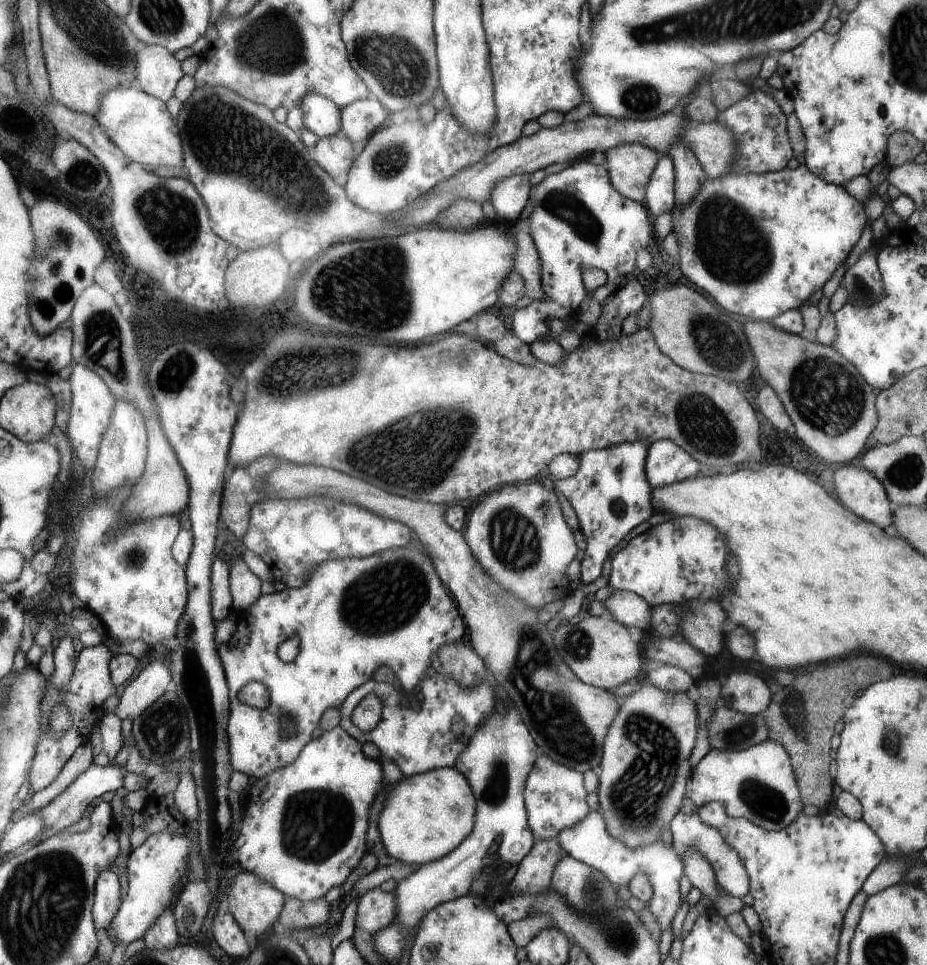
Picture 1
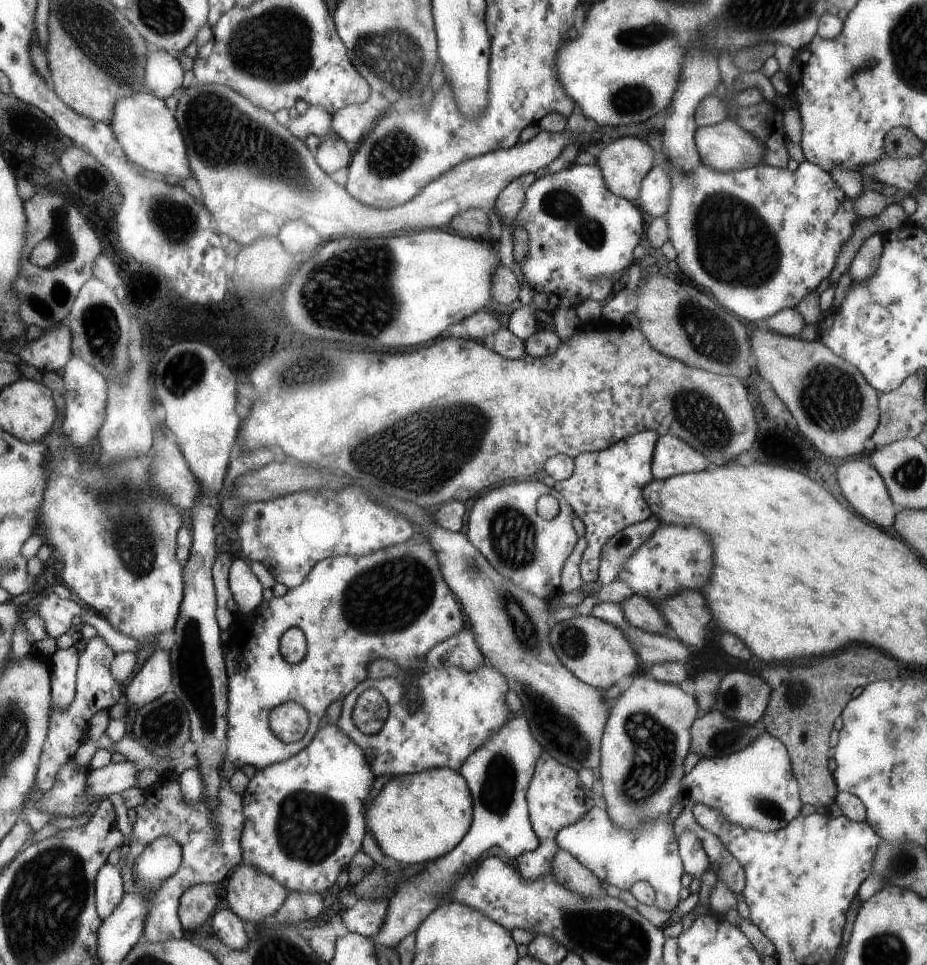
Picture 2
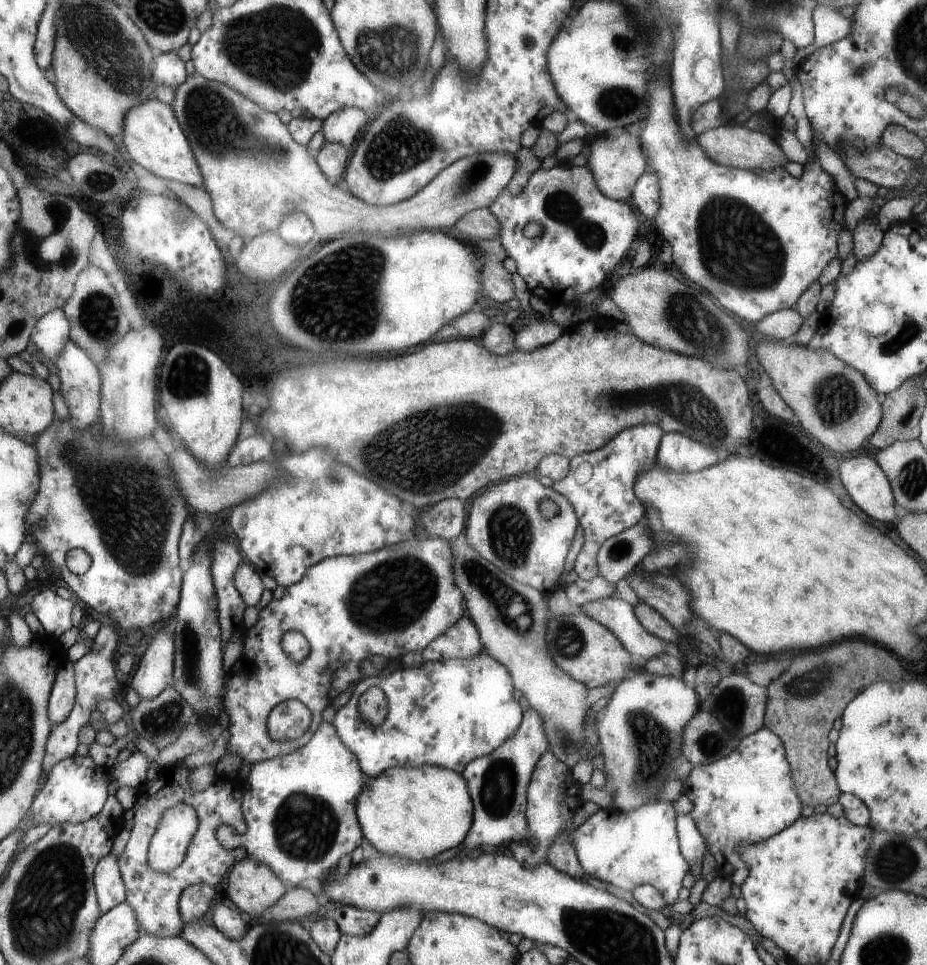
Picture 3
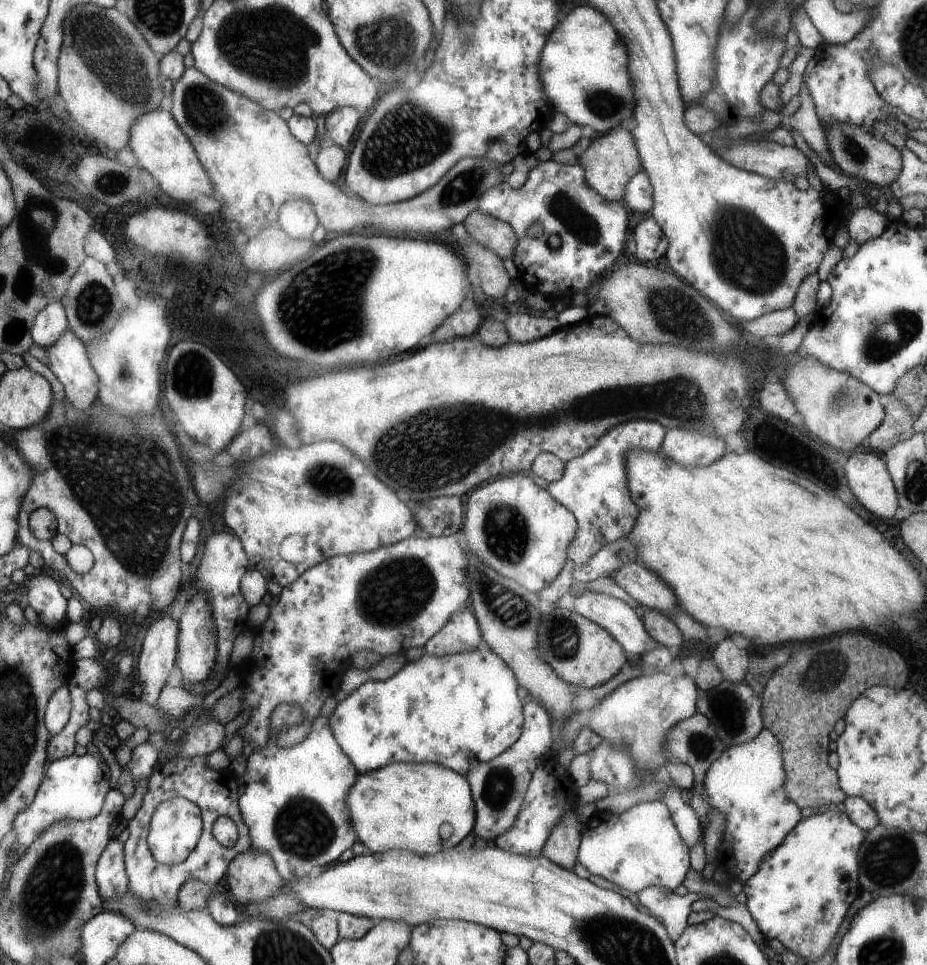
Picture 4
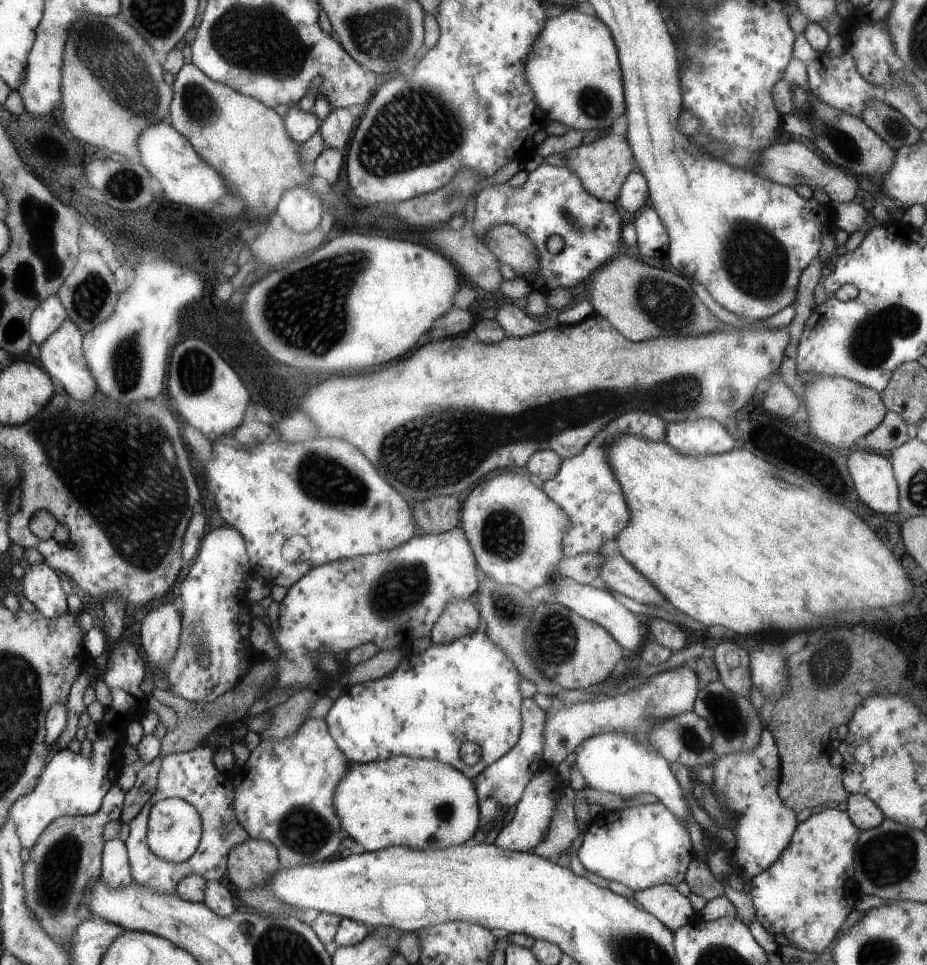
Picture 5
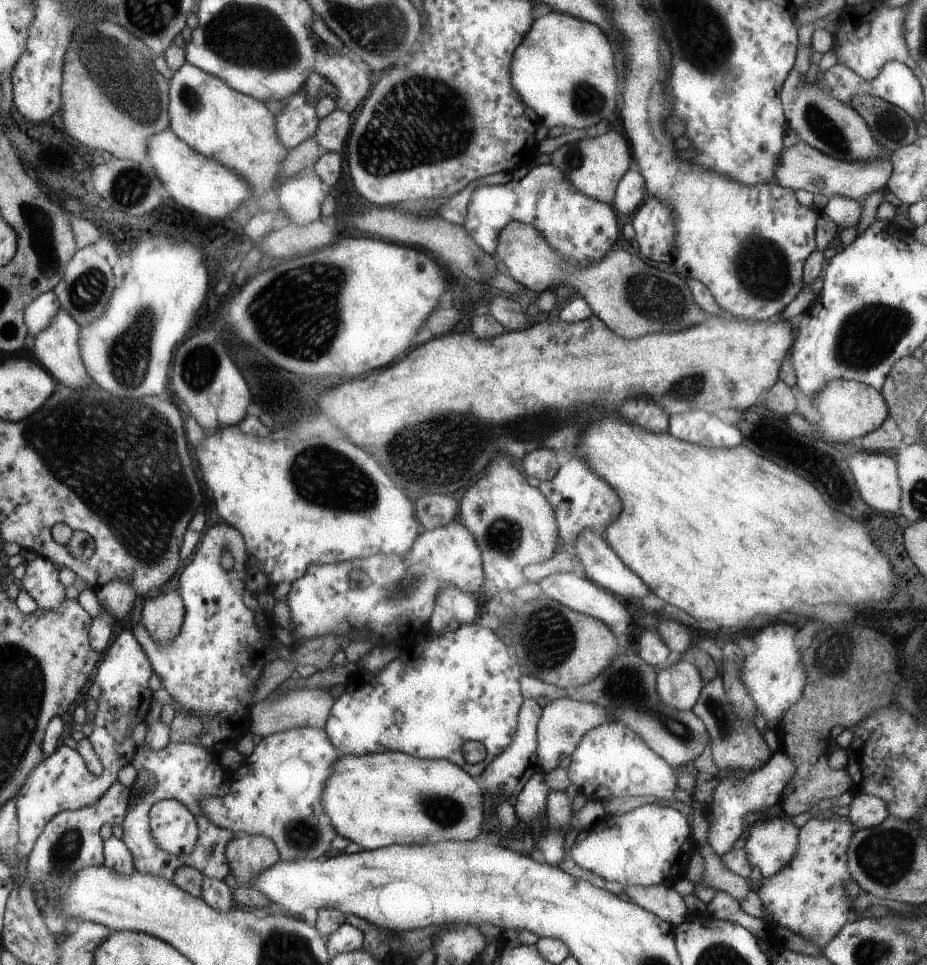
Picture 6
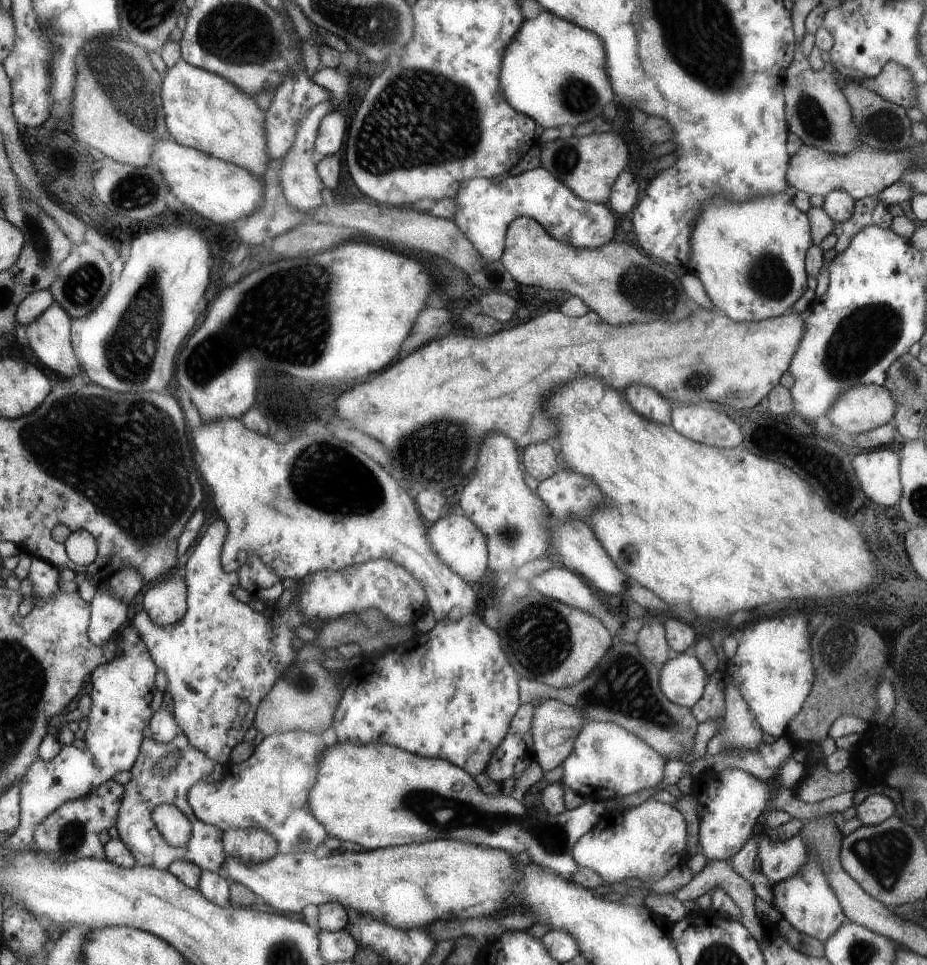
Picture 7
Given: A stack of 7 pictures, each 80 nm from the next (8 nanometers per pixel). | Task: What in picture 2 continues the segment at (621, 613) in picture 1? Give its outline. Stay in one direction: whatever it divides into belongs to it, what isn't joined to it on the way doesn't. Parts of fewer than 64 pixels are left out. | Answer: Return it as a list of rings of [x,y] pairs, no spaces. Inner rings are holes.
[[[631,593],[630,597],[619,601],[626,621],[640,631],[653,634],[671,635],[662,614],[645,597]]]

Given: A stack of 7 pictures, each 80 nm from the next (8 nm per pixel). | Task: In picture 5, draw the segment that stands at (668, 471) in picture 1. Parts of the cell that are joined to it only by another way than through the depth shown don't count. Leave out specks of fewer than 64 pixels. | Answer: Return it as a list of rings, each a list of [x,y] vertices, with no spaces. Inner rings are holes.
[[[707,416],[692,421],[669,423],[662,441],[681,455],[693,457],[721,454],[733,448],[733,440],[723,424]]]

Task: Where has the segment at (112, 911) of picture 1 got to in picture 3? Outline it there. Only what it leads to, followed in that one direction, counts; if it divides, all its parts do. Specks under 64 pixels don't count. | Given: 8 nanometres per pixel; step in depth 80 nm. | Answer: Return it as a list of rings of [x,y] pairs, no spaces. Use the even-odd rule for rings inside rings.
[[[113,852],[103,857],[103,860],[97,865],[96,893],[100,902],[100,909],[103,914],[115,908],[126,899],[127,887],[123,878],[119,858],[113,856]]]

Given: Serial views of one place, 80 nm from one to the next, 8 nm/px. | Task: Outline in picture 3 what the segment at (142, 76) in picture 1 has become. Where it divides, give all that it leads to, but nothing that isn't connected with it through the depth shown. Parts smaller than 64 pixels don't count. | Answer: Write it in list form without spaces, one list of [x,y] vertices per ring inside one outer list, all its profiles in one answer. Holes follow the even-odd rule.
[[[173,51],[158,53],[154,60],[153,78],[175,91],[188,81],[185,61]]]

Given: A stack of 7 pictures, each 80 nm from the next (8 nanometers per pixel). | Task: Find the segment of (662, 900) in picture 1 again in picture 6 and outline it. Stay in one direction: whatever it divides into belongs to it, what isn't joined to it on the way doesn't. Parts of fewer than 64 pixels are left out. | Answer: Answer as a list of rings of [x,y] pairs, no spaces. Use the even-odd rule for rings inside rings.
[[[646,803],[623,814],[606,814],[589,831],[580,835],[569,850],[573,862],[585,870],[590,870],[605,881],[619,882],[625,887],[635,885],[648,887],[659,883],[670,885],[686,872],[689,857],[695,852],[686,818],[674,808]]]

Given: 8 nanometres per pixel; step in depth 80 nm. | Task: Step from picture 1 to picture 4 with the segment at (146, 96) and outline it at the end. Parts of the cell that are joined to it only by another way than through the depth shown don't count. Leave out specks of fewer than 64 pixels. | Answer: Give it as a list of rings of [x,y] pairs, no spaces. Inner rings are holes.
[[[157,109],[142,114],[132,126],[129,147],[137,158],[137,164],[159,182],[167,196],[191,202],[199,194],[213,194],[212,178],[172,111]]]

